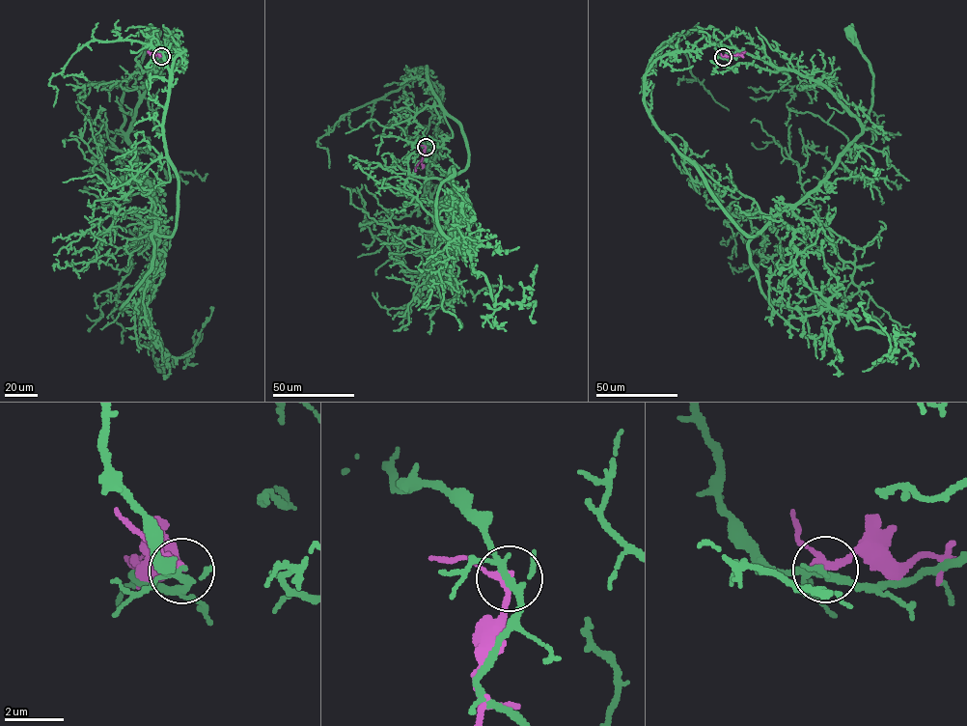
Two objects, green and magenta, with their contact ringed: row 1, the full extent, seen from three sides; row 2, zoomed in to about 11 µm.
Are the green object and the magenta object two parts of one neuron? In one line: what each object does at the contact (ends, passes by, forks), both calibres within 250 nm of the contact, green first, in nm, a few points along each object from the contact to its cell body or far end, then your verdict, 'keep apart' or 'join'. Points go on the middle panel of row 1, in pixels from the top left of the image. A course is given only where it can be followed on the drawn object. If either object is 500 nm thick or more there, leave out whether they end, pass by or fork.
green forks there; magenta passes by; 200 nm thick on the green side, 240 nm on the other; green runs (426, 147), (424, 153), (431, 158), (428, 187), (434, 234), (428, 281), (417, 299), (426, 296), (436, 274); magenta runs (426, 147), (423, 158), (414, 172); keep apart

